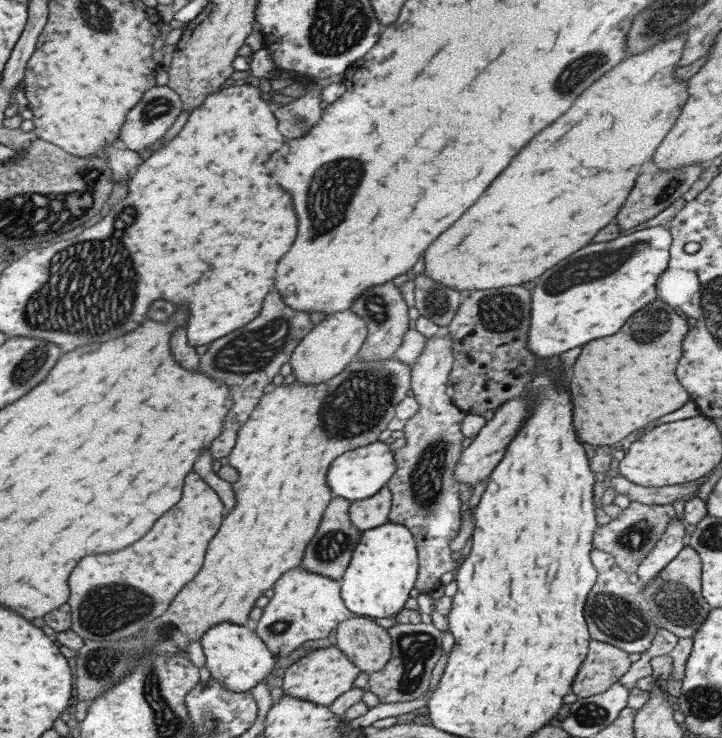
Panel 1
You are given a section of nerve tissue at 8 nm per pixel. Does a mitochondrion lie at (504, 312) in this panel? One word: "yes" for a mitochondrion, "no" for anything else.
yes

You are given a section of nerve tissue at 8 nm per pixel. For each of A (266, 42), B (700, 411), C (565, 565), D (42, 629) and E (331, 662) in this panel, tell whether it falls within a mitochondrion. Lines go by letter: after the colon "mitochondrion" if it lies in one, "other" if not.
A: other
B: other
C: other
D: other
E: other

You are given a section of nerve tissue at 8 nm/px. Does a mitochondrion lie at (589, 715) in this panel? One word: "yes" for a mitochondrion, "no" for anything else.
yes

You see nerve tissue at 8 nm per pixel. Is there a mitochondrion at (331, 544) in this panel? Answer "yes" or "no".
yes

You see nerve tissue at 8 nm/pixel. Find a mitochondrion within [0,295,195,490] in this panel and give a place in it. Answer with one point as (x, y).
(32, 363)

